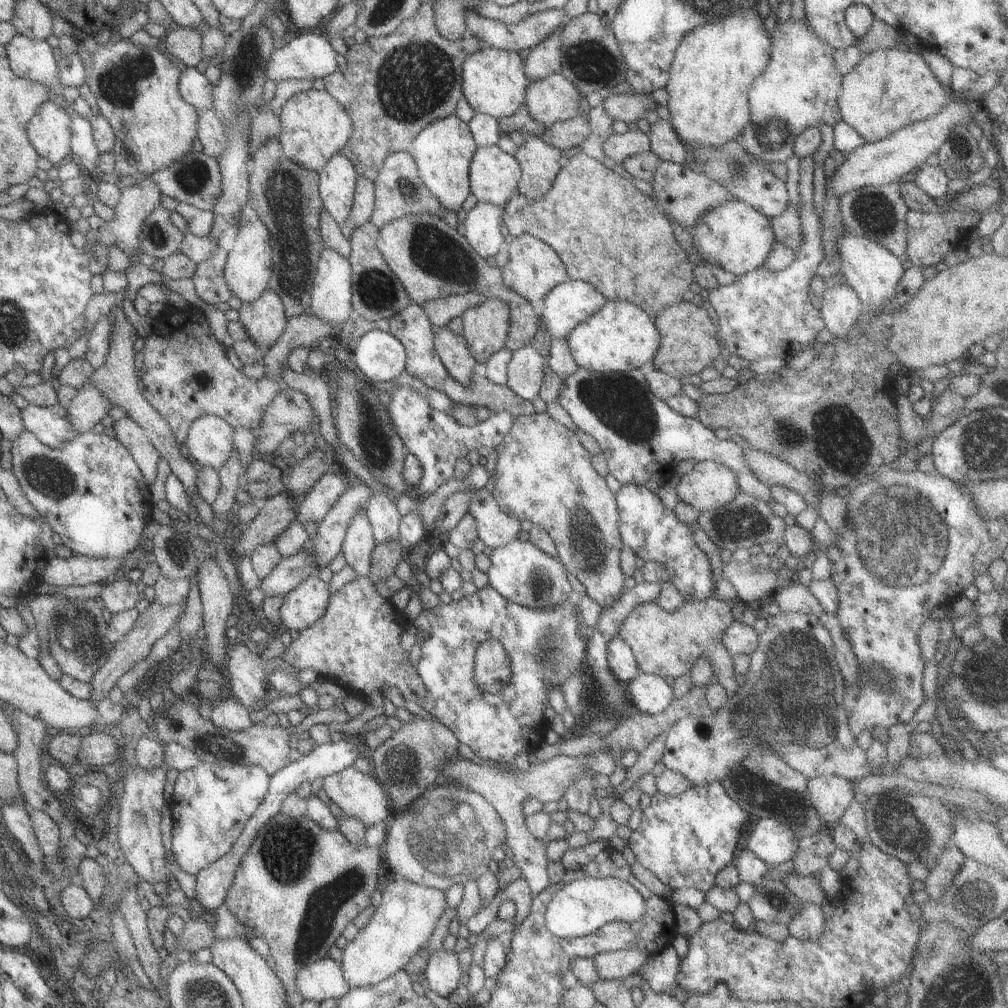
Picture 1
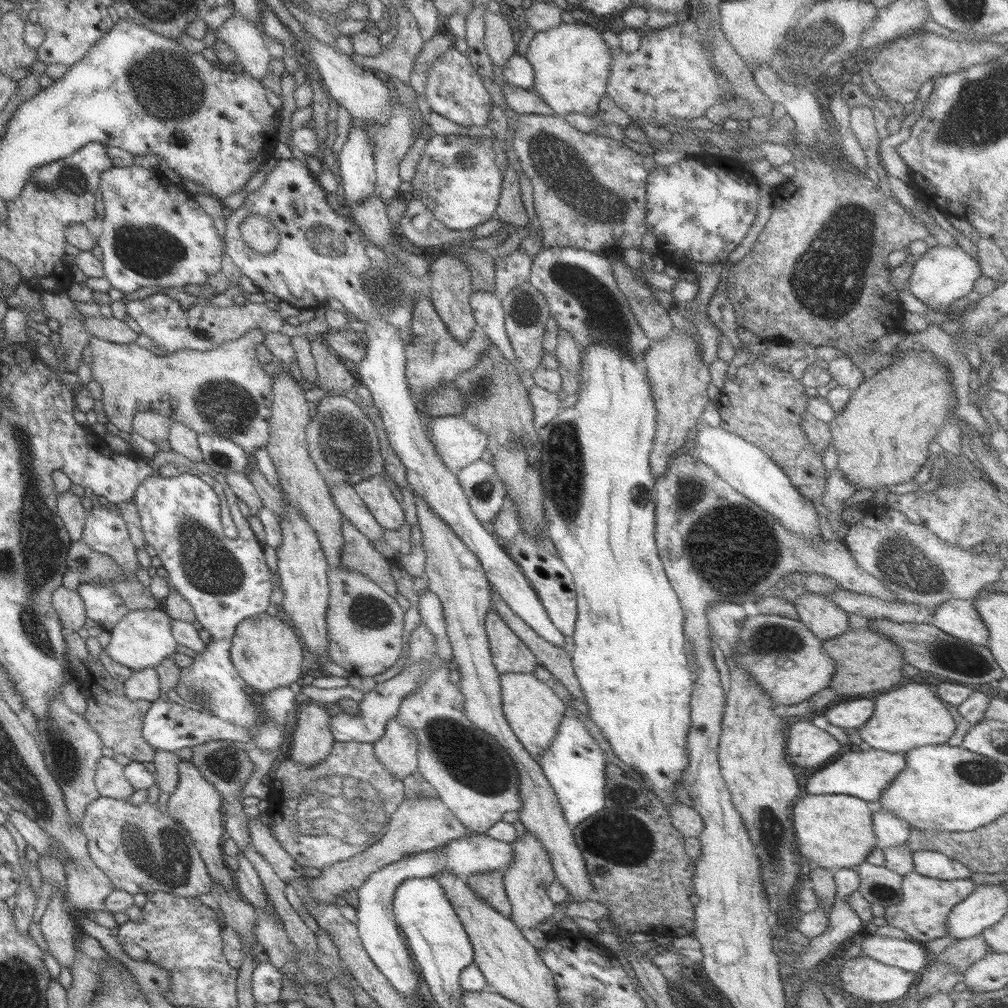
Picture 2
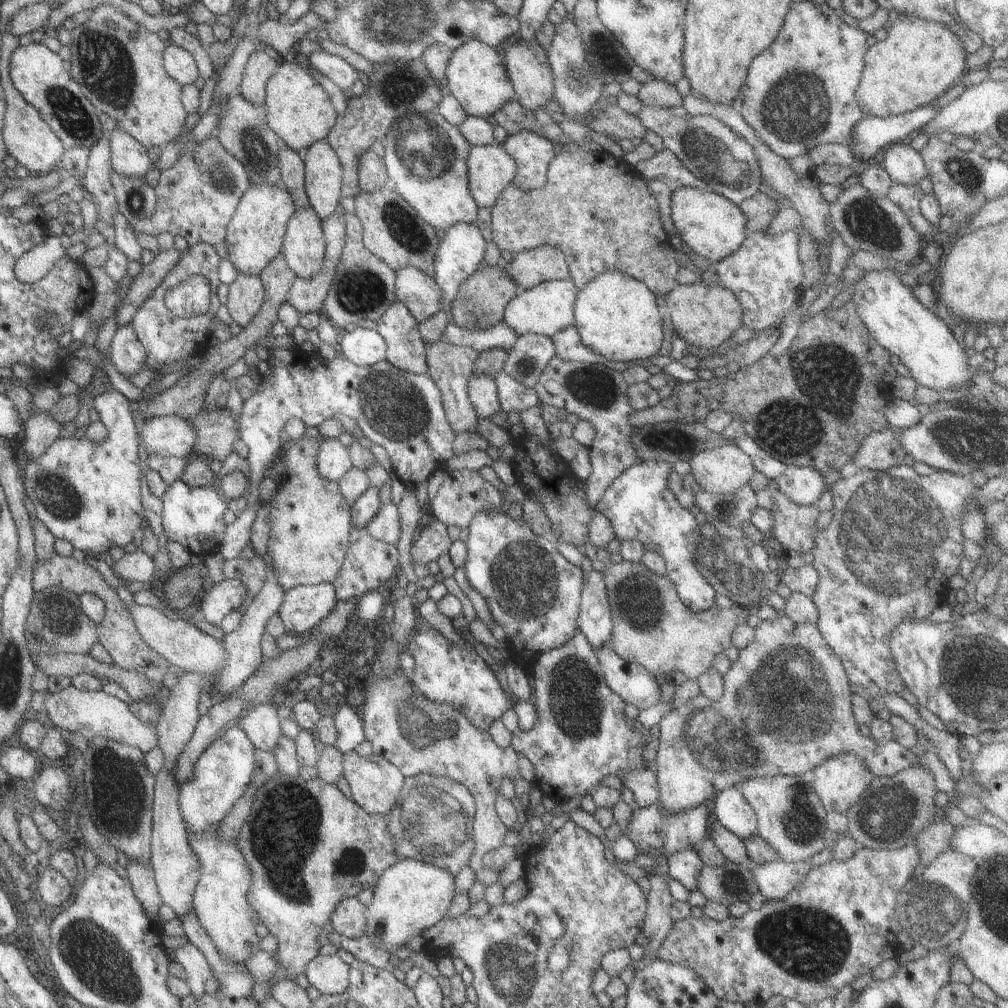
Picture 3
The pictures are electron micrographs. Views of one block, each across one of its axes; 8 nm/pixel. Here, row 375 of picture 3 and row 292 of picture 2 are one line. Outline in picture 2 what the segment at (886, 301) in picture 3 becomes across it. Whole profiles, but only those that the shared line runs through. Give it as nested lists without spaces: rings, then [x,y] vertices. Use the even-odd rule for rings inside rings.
[[[936,246],[928,248],[918,260],[915,260],[914,270],[908,280],[908,290],[920,302],[923,302],[930,312],[946,312],[954,300],[966,297],[974,288],[978,277],[982,276],[978,260],[969,256],[968,252],[955,248]]]

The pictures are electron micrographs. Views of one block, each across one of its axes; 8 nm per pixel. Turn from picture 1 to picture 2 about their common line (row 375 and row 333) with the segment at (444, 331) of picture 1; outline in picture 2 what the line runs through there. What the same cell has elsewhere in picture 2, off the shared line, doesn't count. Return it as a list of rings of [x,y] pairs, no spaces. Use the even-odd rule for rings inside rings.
[[[447,254],[436,258],[429,266],[427,273],[428,297],[438,316],[442,318],[445,328],[458,343],[466,343],[477,330],[477,324],[470,306],[470,294],[473,292],[471,273],[467,265],[453,254]]]

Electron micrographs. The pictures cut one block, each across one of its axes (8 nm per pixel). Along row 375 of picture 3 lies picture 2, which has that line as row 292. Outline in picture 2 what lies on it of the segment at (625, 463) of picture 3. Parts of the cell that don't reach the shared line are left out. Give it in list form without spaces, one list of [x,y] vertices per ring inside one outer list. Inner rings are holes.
[[[542,248],[531,265],[529,283],[549,303],[551,318],[571,335],[584,354],[585,348],[602,341],[604,346],[615,348],[616,340],[634,359],[642,360],[652,342],[644,337],[634,312],[618,288],[609,260],[599,253],[576,248]]]

